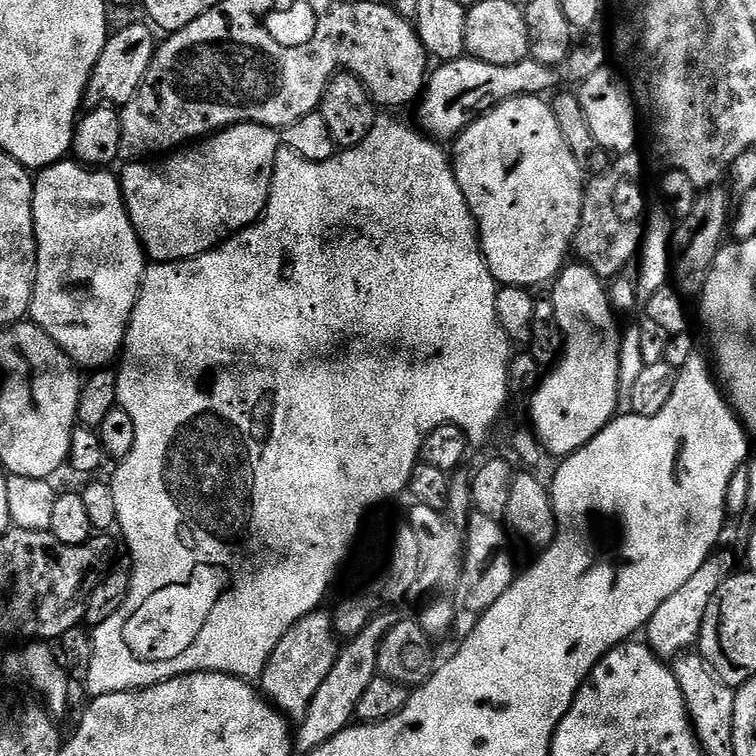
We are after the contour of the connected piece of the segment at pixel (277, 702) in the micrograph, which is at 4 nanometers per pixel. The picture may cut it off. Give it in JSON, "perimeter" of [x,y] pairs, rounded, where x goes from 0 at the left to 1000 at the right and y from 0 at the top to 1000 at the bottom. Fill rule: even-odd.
{"perimeter":[[[429,807],[411,810],[384,828],[368,854],[362,854],[362,865],[357,865],[341,896],[343,914],[382,954],[396,955],[405,939],[410,939],[410,929],[415,929],[415,918],[425,910],[431,892],[437,892],[437,881],[442,881],[451,856],[444,831],[439,827],[439,815]]]}

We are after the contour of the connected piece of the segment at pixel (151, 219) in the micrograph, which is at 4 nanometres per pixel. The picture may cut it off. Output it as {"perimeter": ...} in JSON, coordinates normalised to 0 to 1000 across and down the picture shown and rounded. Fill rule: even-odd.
{"perimeter":[[[310,164],[253,193],[224,200],[216,209],[185,209],[165,216],[169,218],[156,228],[159,250],[169,287],[192,335],[206,347],[253,344],[278,332],[319,302],[339,295],[354,270],[365,206],[373,194],[370,180],[366,171],[354,169],[351,164]]]}

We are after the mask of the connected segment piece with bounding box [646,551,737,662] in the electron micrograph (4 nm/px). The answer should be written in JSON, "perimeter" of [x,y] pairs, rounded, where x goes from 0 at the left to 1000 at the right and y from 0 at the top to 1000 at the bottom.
{"perimeter":[[[948,729],[937,737],[937,742],[923,749],[923,755],[901,775],[896,783],[886,786],[865,812],[860,812],[860,823],[854,828],[854,851],[864,865],[876,874],[888,876],[897,865],[914,858],[926,845],[929,833],[929,817],[934,812],[934,802],[939,802],[939,791],[950,786],[950,775],[960,770],[960,765],[968,761],[975,750],[974,741],[963,730]]]}

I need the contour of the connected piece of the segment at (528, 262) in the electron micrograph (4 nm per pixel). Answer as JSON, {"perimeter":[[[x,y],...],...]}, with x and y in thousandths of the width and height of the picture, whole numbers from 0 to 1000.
{"perimeter":[[[683,127],[679,132],[665,132],[655,143],[647,143],[644,148],[631,152],[624,163],[602,181],[598,193],[599,196],[595,196],[598,224],[606,235],[606,246],[616,262],[616,272],[622,272],[622,283],[630,291],[635,329],[640,333],[640,345],[646,349],[648,362],[656,369],[657,377],[696,382],[702,382],[704,376],[724,377],[746,353],[749,348],[746,337],[750,333],[753,337],[757,328],[757,315],[767,298],[767,271],[775,242],[774,229],[765,220],[765,214],[759,214],[759,204],[754,204],[754,197],[750,196],[742,175],[738,173],[738,161],[733,161],[729,136],[714,127]]]}

